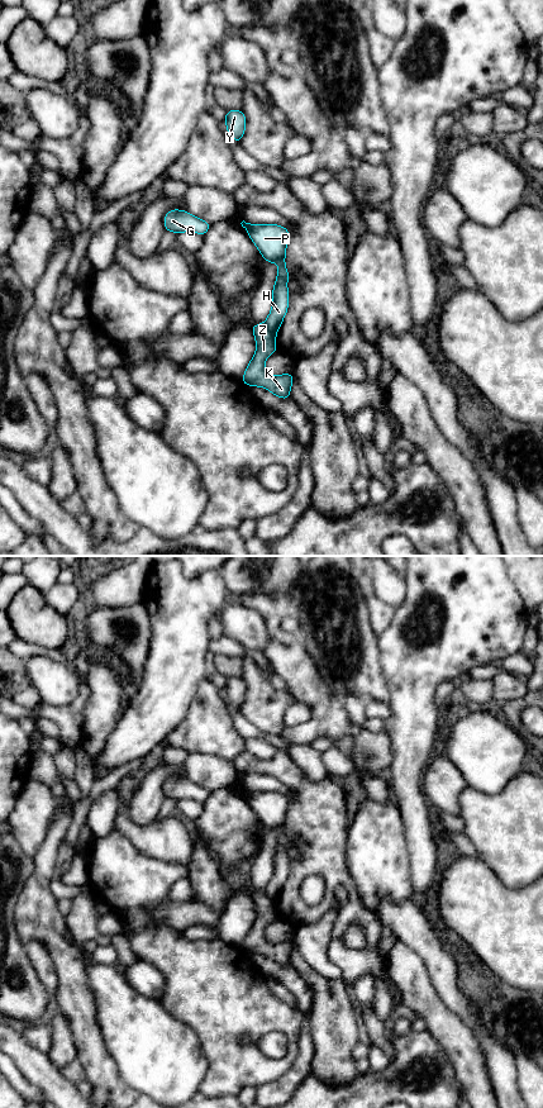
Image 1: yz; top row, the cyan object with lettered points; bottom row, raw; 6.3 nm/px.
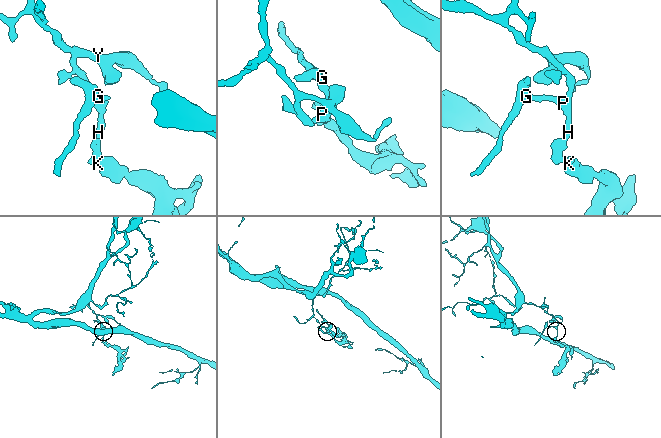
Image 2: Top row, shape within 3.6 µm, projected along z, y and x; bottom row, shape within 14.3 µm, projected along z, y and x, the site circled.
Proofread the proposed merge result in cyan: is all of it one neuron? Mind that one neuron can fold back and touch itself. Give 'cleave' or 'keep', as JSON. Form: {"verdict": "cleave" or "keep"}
{"verdict": "cleave"}

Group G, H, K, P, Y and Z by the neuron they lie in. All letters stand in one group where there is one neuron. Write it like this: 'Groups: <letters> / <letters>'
Groups: G H P Y / K Z

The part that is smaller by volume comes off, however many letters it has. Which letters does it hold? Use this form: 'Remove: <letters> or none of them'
Remove: K, Z

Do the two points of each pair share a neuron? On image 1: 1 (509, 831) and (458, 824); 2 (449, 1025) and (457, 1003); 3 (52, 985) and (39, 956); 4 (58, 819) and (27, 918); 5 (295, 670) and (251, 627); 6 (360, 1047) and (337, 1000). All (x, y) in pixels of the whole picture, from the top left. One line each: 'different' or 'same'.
1: different
2: different
3: same
4: same
5: different
6: different

